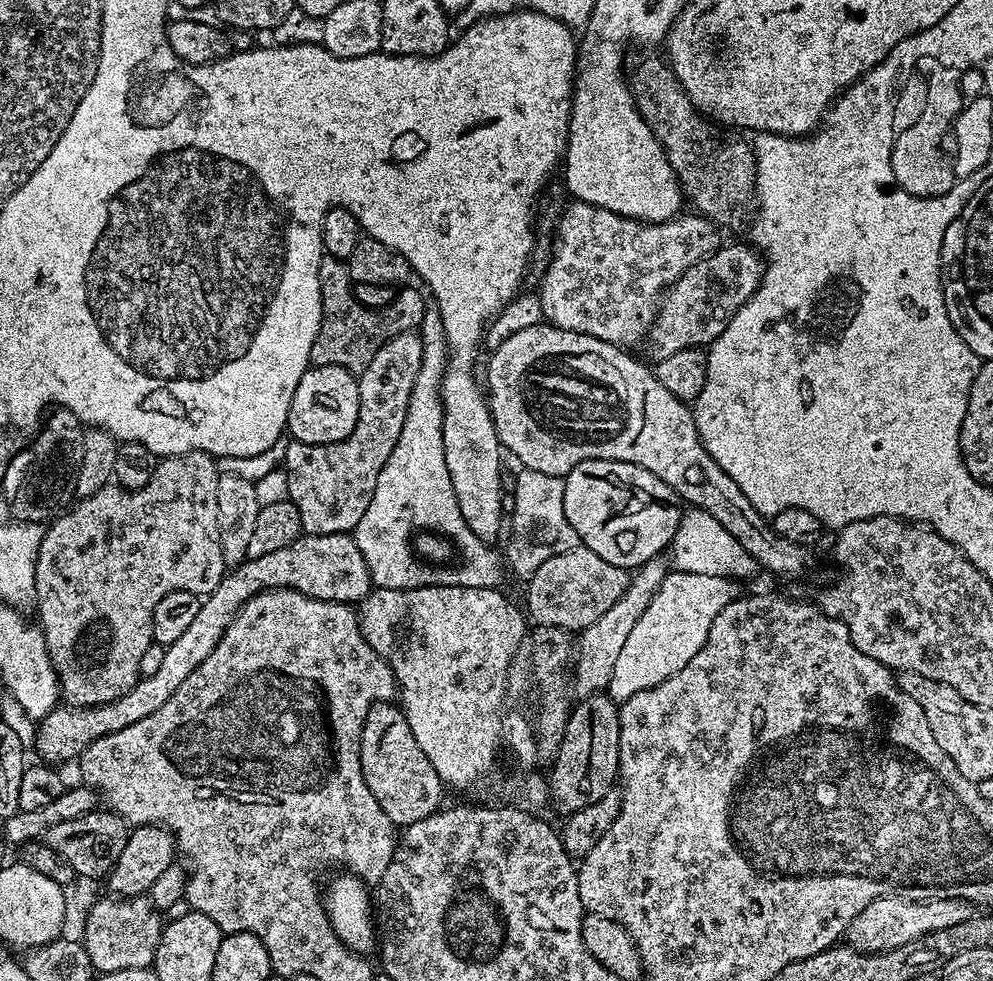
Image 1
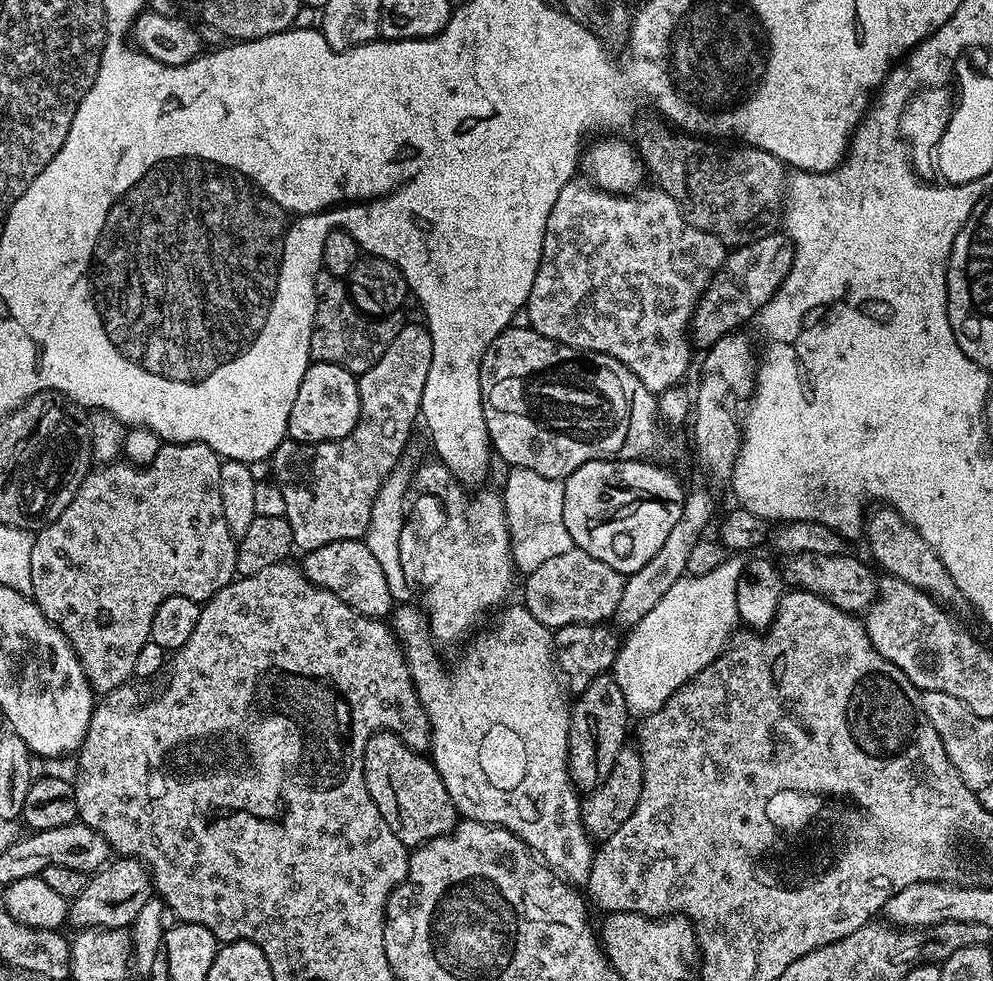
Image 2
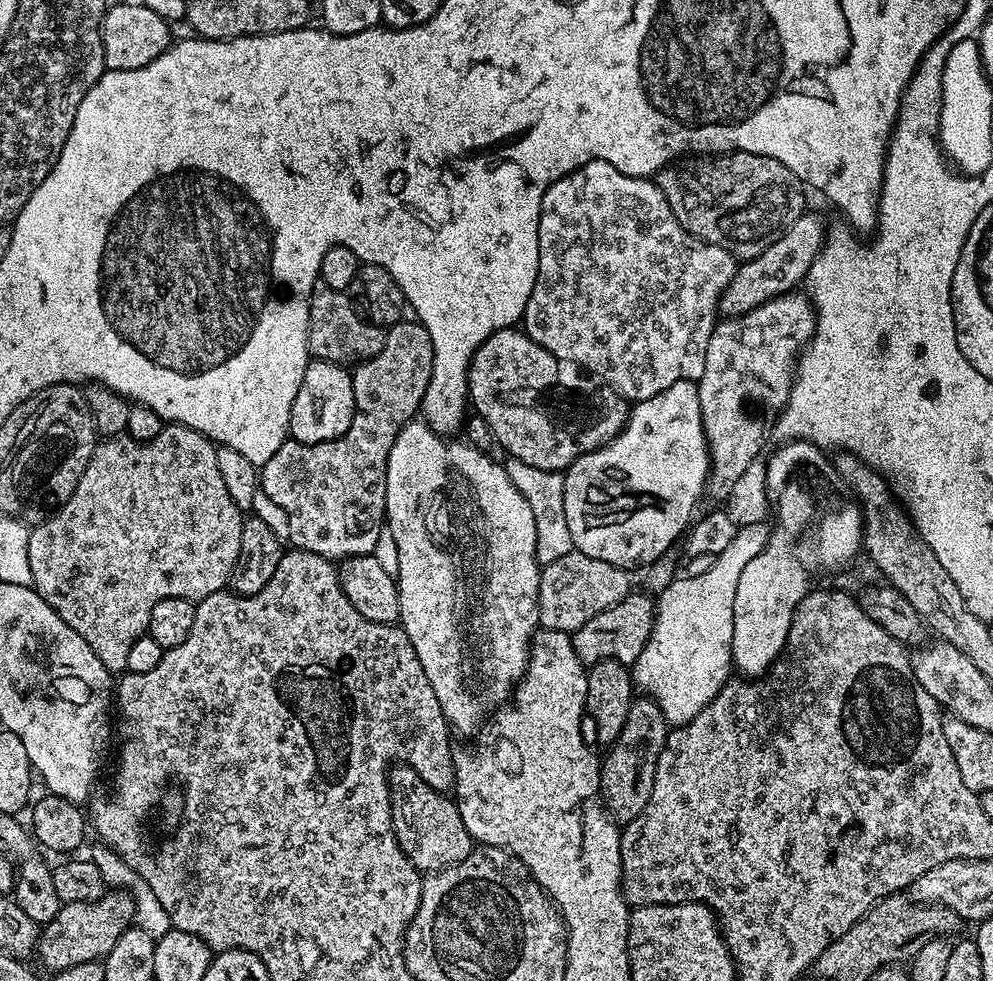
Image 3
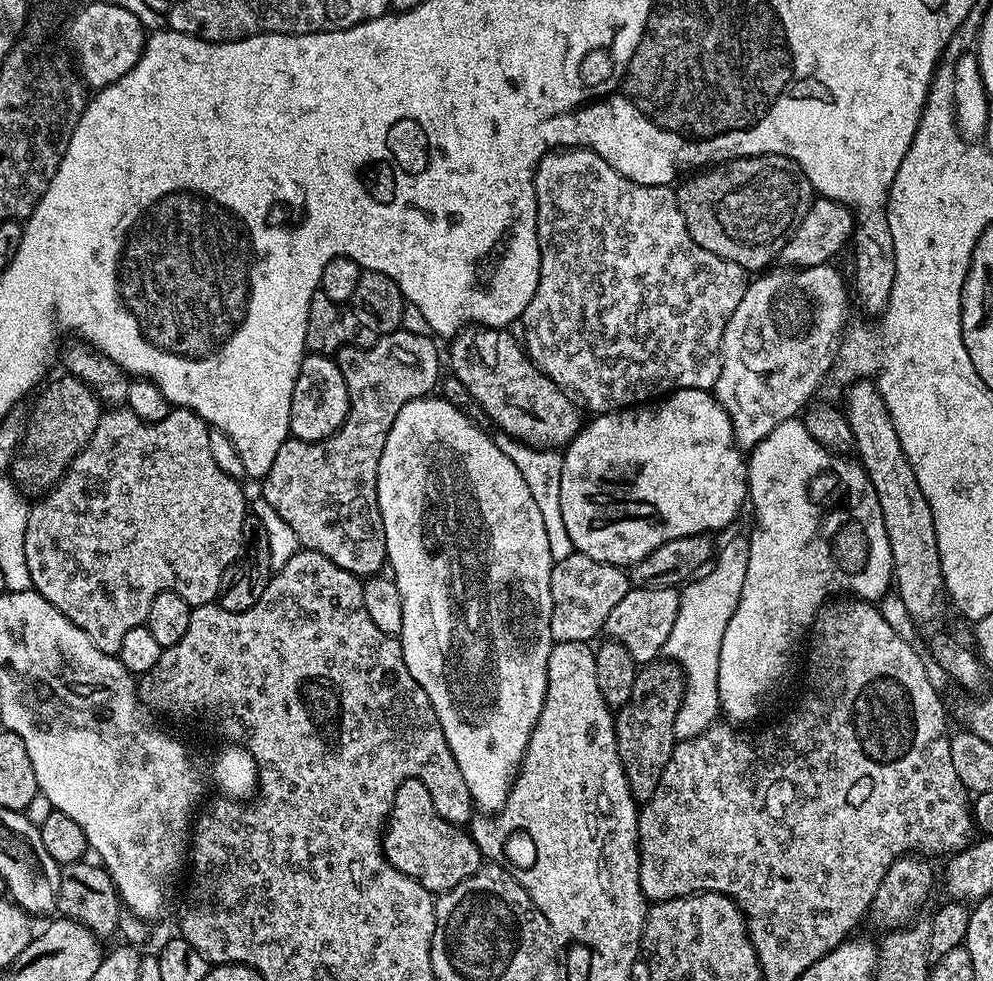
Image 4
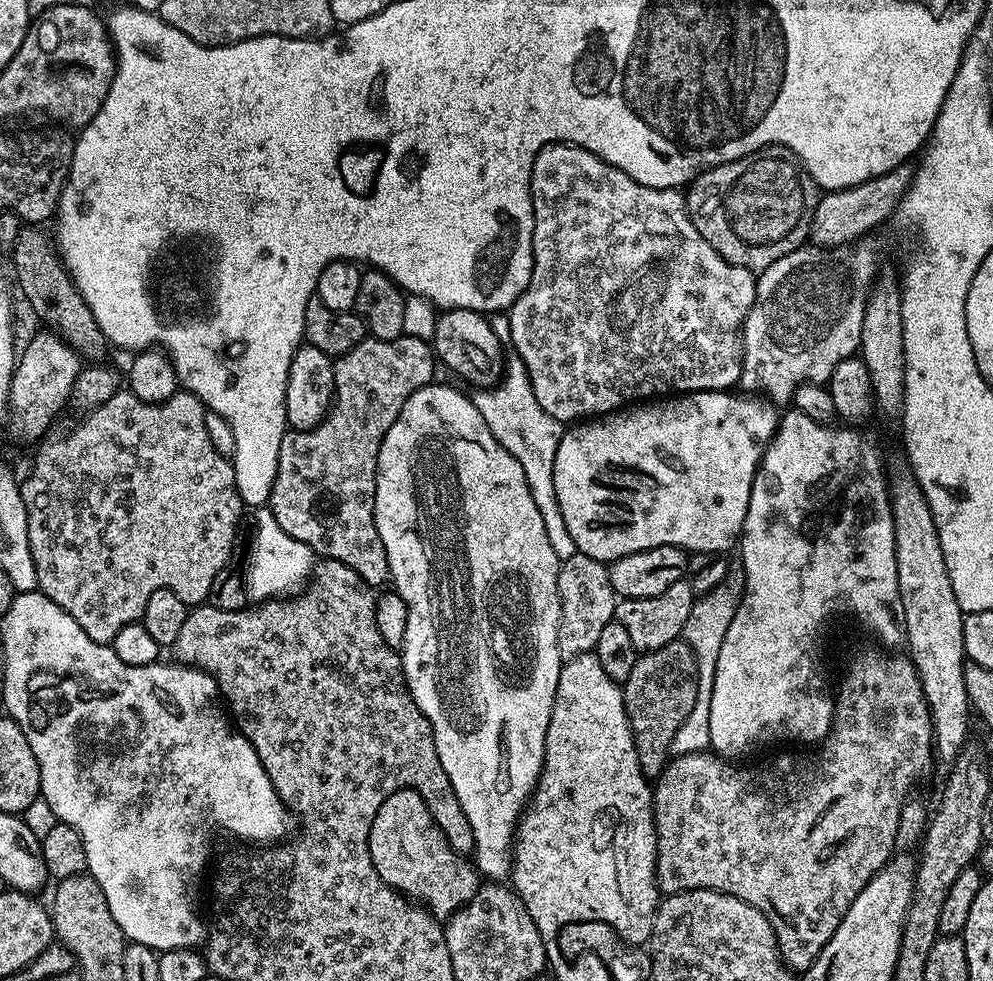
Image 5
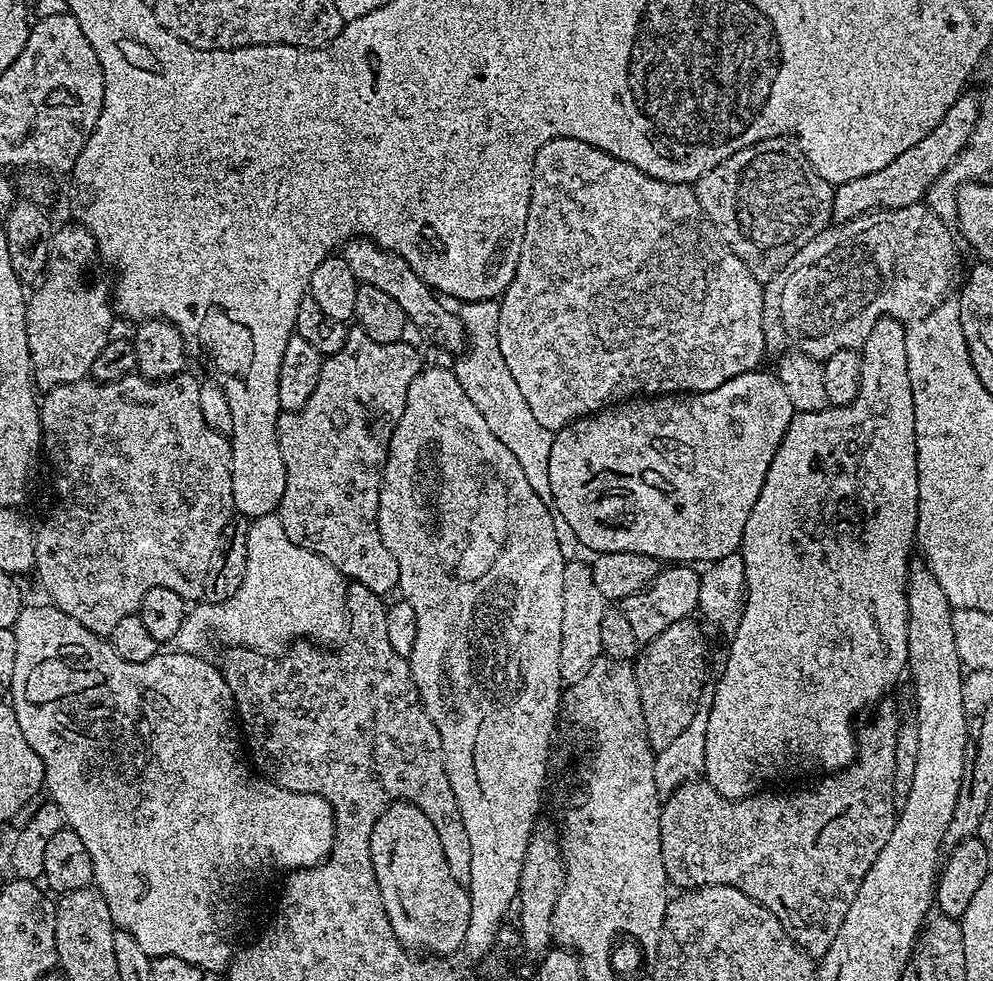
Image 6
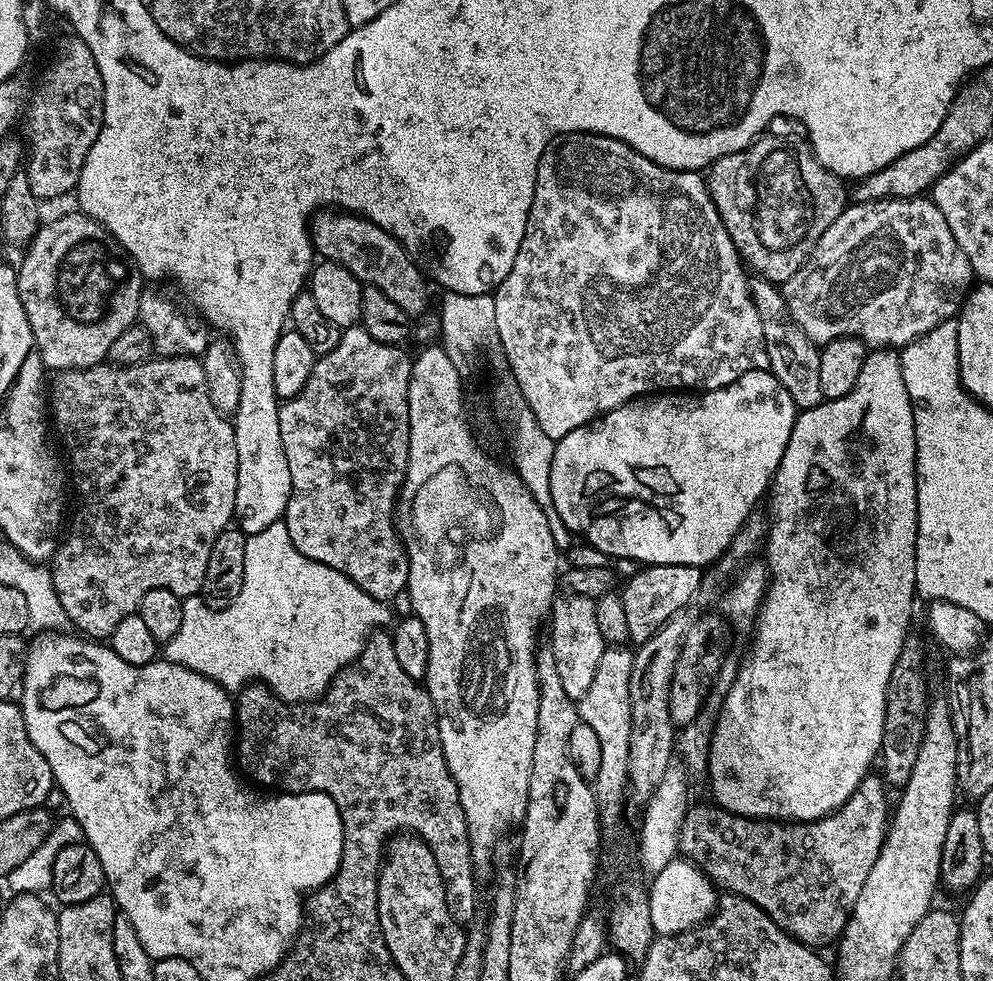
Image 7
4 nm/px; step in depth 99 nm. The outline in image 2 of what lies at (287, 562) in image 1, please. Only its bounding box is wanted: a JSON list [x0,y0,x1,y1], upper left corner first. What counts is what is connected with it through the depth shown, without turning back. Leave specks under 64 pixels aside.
[303,539,394,618]

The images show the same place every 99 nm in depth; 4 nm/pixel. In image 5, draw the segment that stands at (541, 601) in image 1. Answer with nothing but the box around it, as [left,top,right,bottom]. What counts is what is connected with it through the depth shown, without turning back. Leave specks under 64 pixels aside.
[558,552,618,661]

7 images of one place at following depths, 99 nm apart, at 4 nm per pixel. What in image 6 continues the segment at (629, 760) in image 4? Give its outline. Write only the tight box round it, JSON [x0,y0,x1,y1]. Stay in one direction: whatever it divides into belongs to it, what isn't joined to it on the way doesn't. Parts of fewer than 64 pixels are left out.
[634,618,709,753]

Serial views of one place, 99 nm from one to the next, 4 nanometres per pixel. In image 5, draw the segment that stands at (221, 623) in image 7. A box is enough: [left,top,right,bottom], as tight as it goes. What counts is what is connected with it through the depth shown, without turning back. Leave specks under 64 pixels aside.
[248,506,314,602]

